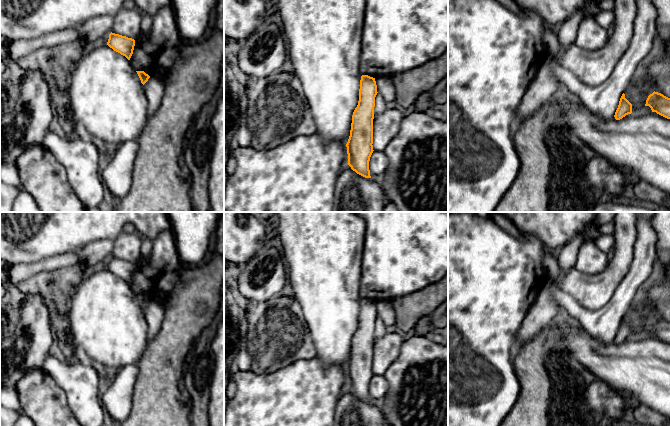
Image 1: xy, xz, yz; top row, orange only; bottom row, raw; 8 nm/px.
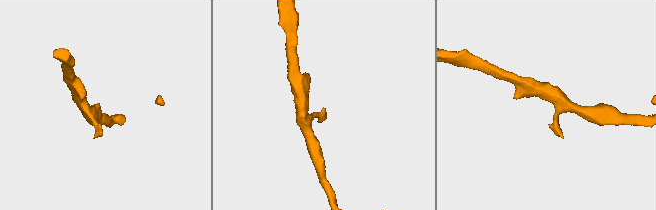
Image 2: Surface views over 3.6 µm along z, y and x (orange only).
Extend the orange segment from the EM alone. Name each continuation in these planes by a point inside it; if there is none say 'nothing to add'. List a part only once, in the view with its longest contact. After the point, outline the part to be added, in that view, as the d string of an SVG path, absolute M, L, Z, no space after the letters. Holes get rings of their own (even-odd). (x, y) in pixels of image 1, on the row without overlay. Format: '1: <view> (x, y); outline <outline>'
nothing to add

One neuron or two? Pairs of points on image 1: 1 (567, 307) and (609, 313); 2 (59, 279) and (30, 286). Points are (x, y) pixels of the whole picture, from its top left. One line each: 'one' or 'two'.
1: one
2: one

